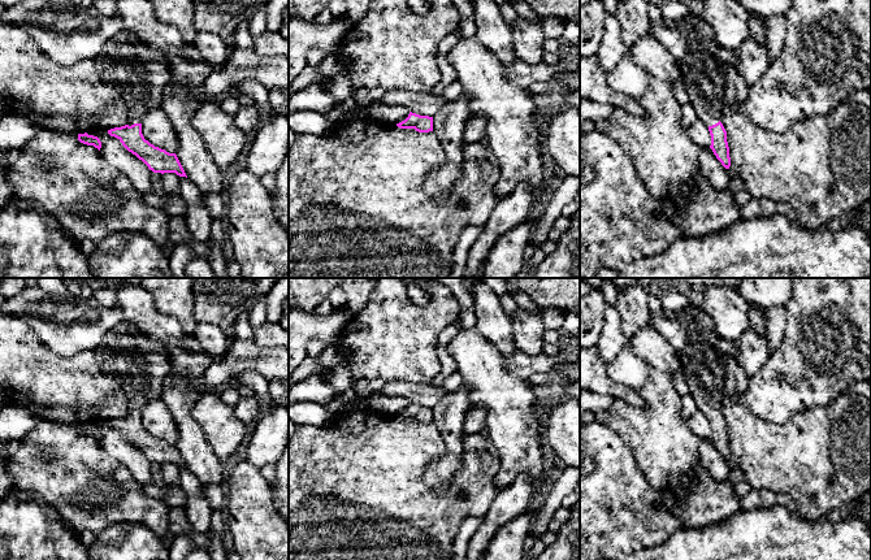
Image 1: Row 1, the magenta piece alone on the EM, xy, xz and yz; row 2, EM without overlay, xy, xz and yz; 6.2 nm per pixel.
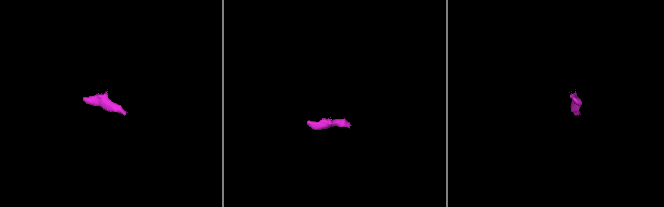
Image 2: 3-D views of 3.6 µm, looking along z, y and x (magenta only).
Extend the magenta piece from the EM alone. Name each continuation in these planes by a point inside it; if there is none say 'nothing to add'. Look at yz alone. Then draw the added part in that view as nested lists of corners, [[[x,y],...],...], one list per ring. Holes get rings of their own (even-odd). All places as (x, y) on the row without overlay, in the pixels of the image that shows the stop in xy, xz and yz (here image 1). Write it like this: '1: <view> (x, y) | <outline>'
1: yz (711, 369) | [[[688,305],[682,309],[686,344],[680,352],[684,359],[684,373],[689,394],[698,409],[708,418],[720,412],[722,399],[731,392],[742,394],[746,391],[750,375],[748,375],[737,361],[738,351],[734,342],[723,339],[715,330],[708,313],[697,305]]]

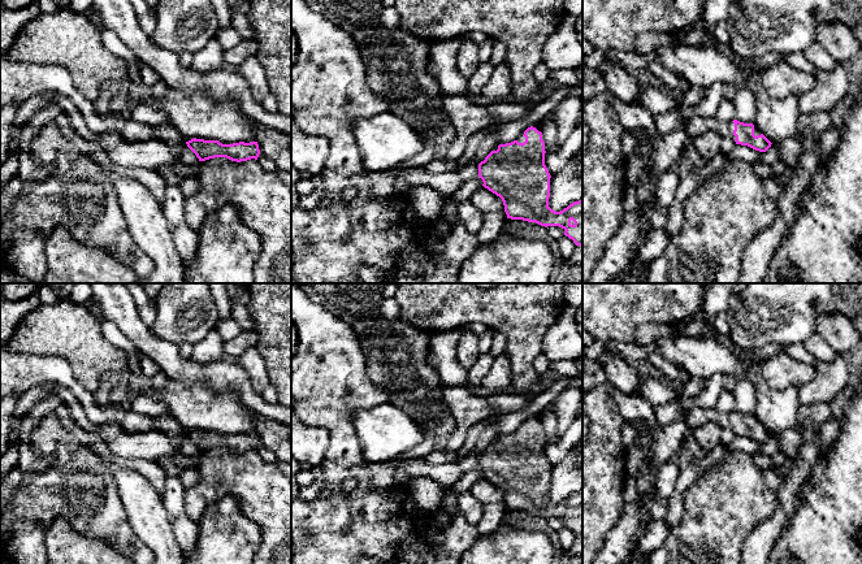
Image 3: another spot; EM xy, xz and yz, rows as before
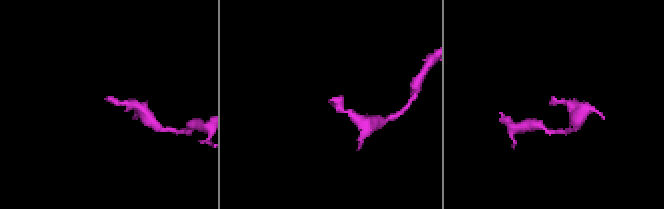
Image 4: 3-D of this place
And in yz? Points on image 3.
1: yz (723, 419) | [[[706,409],[705,415],[706,415],[707,421],[712,421],[712,422],[718,424],[722,429],[729,428],[733,431],[736,430],[736,428],[733,426],[735,415],[732,412],[722,412],[718,409]]]

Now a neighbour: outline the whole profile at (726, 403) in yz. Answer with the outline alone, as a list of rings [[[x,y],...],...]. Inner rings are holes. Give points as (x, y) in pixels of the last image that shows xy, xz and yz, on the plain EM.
[[[723,390],[718,398],[715,409],[722,412],[733,412],[735,411],[735,399],[732,391]]]

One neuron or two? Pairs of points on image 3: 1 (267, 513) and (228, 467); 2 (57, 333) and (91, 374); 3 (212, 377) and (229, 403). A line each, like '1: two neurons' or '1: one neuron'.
1: one neuron
2: one neuron
3: two neurons

